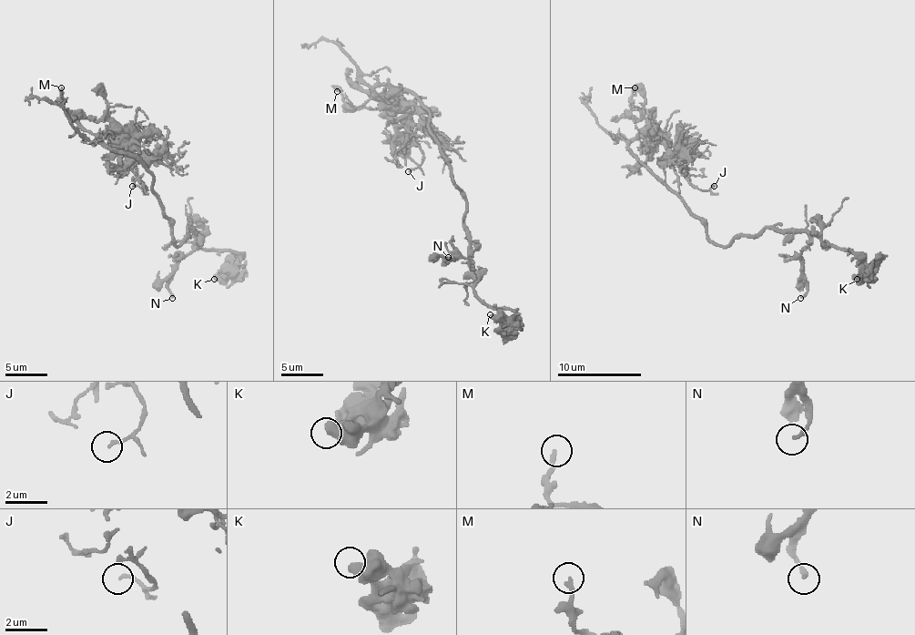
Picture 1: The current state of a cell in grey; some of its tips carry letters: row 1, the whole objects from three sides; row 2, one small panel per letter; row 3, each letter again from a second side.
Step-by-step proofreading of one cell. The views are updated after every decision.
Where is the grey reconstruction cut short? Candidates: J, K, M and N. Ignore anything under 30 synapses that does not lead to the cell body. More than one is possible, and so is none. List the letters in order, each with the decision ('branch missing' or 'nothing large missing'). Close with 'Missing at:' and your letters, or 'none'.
J: nothing large missing
K: nothing large missing
M: nothing large missing
N: nothing large missing
Missing at: none

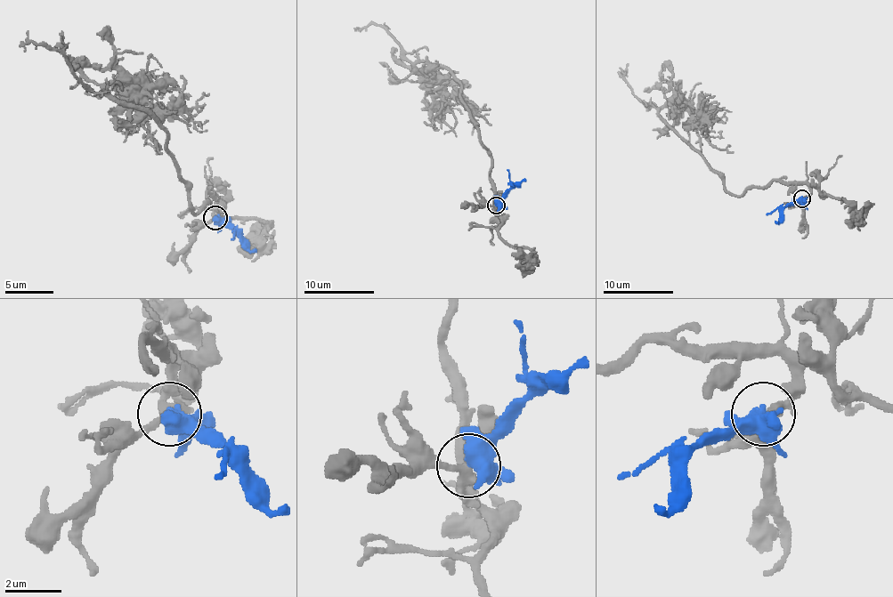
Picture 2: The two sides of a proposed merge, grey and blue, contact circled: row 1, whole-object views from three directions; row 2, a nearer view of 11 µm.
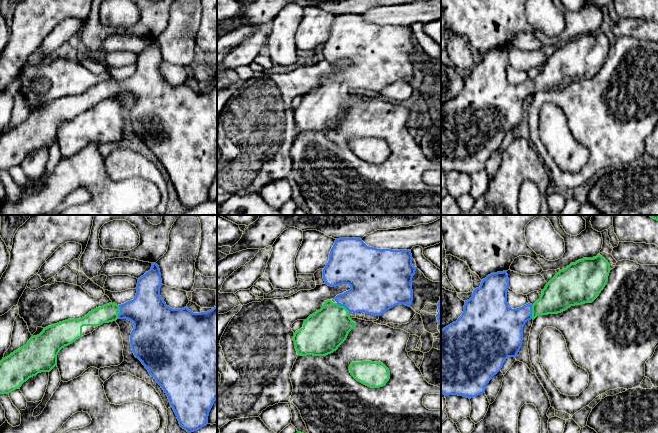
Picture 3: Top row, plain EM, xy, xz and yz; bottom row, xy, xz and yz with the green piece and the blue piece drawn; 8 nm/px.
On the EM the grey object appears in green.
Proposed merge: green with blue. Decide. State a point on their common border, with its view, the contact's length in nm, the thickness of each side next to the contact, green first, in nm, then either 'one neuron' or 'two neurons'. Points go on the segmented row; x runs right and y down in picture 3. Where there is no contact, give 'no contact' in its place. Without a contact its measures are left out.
contact xy (119, 312); length 110 nm; calibres 140 and 300 nm; one neuron

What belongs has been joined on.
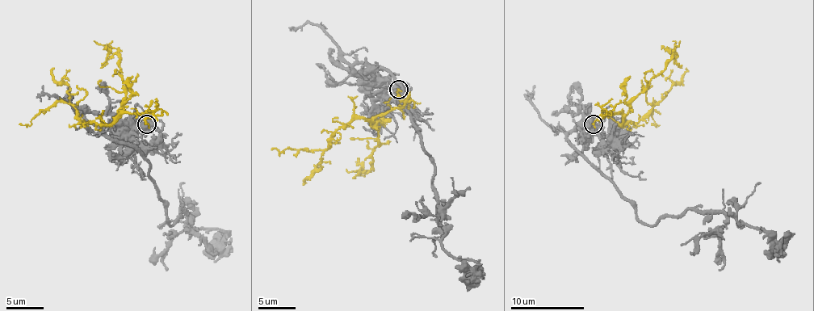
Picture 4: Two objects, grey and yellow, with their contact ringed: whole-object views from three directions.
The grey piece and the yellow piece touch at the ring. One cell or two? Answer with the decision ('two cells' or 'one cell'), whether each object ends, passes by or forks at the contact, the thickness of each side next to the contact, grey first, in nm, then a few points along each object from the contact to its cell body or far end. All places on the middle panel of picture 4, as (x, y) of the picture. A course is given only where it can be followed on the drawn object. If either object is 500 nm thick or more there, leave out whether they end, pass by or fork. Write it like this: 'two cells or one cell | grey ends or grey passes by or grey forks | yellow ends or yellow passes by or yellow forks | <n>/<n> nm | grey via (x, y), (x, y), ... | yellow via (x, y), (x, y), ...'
two cells | 500/200 nm | grey via (398, 89), (354, 67), (382, 67), (402, 89), (434, 165), (441, 244), (476, 262), (455, 265) | yellow via (398, 89), (398, 106), (372, 116), (352, 119), (335, 133), (329, 144), (319, 150), (270, 150)

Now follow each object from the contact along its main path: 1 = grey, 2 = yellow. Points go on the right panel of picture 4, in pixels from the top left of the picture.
1: (593, 124), (577, 124), (567, 137), (640, 220), (653, 224), (686, 209), (727, 212), (775, 243), (768, 254)
2: (593, 124), (609, 113), (620, 113), (622, 124), (637, 123), (655, 102), (652, 115), (653, 124)

